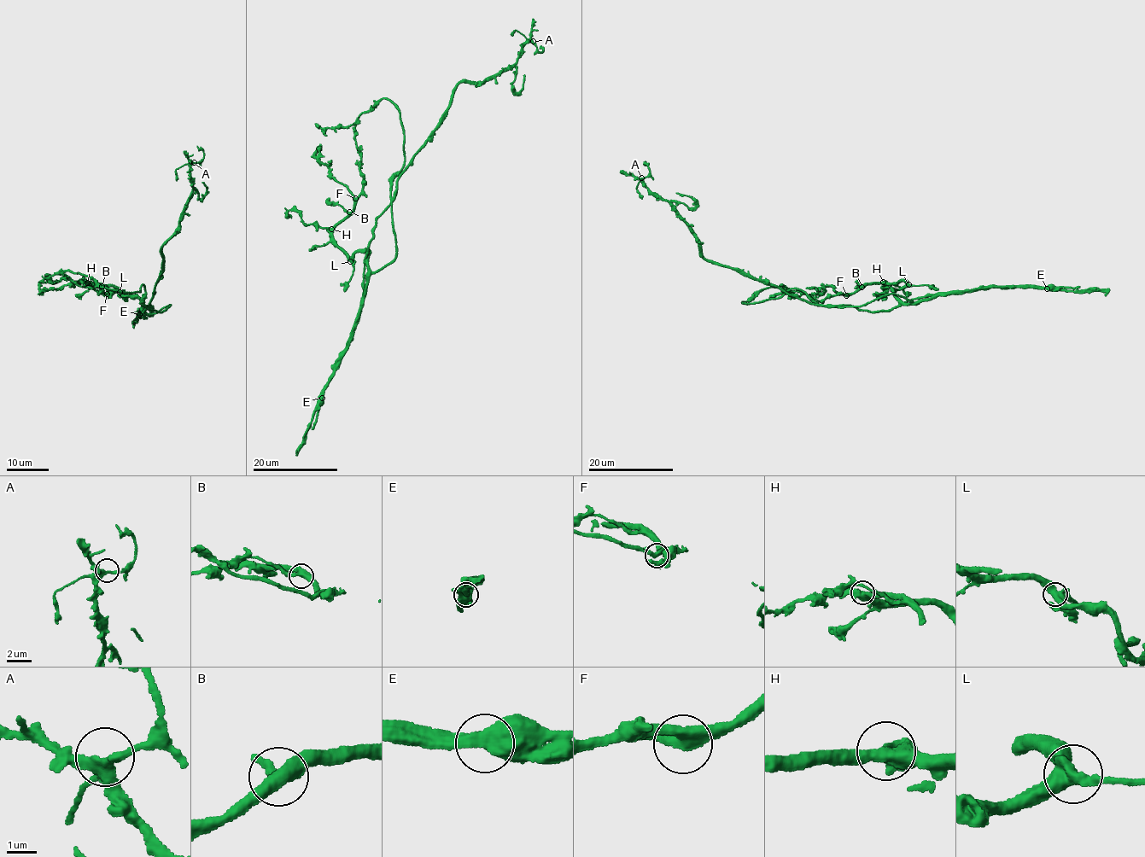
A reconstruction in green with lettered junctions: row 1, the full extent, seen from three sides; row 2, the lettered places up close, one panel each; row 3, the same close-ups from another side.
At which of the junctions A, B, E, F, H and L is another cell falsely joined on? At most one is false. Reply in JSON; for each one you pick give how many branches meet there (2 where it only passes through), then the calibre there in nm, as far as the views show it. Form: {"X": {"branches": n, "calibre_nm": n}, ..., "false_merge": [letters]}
{"E": {"branches": 3, "calibre_nm": 550}, "false_merge": ["E"]}

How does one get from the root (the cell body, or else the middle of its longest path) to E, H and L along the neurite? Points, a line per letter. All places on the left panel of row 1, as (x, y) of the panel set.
E: (151, 307), (143, 314), (147, 317), (144, 317), (143, 310), (153, 310), (152, 308), (146, 308), (139, 314)
H: (151, 307), (143, 314), (145, 317), (137, 298), (123, 296), (113, 287), (87, 282)
L: (151, 307), (143, 314), (145, 317), (140, 300), (124, 297), (119, 292)

